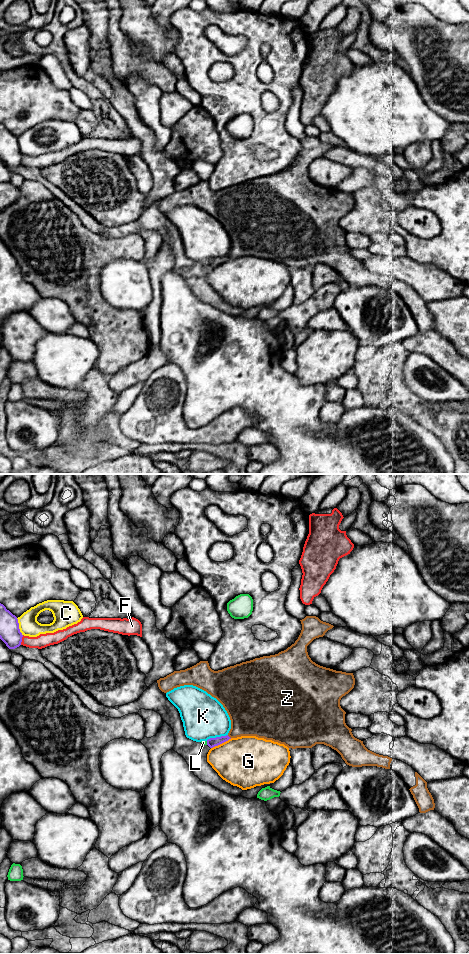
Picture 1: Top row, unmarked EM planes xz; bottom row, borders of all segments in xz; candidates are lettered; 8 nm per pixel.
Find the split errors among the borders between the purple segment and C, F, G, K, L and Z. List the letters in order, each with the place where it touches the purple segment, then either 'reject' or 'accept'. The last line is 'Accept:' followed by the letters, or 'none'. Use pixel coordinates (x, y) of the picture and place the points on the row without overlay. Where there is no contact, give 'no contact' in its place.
C: xz (18, 147) | reject
F: xz (21, 160) | reject
G: xz (221, 263) | reject
K: xz (216, 257) | reject
L: xz (207, 263) | reject
Z: xz (229, 257) | reject
Accept: none

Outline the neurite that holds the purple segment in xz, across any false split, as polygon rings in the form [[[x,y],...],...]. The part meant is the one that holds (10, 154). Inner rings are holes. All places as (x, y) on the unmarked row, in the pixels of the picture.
[[[0,123],[0,159],[9,169],[15,169],[21,165],[22,157],[17,137]]]

